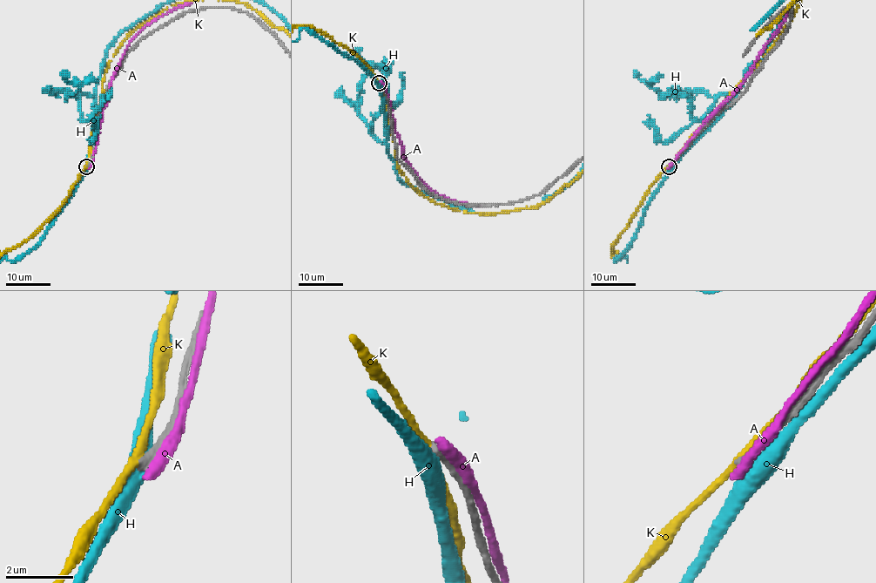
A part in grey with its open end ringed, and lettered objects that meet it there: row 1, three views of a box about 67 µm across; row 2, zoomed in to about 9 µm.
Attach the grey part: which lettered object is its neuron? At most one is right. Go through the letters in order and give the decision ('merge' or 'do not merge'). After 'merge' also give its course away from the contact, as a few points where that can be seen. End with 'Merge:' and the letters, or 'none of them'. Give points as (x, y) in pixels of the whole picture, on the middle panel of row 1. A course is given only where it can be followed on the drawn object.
A: do not merge
H: do not merge
K: do not merge
Merge: none of them

